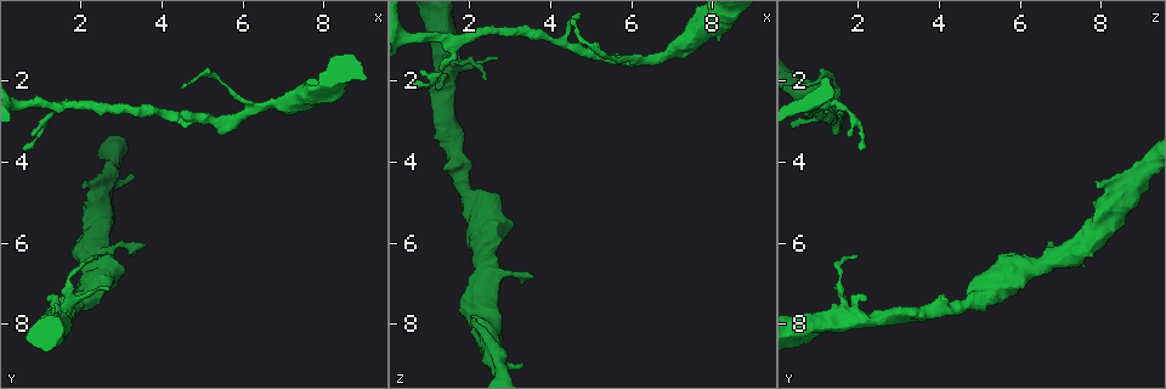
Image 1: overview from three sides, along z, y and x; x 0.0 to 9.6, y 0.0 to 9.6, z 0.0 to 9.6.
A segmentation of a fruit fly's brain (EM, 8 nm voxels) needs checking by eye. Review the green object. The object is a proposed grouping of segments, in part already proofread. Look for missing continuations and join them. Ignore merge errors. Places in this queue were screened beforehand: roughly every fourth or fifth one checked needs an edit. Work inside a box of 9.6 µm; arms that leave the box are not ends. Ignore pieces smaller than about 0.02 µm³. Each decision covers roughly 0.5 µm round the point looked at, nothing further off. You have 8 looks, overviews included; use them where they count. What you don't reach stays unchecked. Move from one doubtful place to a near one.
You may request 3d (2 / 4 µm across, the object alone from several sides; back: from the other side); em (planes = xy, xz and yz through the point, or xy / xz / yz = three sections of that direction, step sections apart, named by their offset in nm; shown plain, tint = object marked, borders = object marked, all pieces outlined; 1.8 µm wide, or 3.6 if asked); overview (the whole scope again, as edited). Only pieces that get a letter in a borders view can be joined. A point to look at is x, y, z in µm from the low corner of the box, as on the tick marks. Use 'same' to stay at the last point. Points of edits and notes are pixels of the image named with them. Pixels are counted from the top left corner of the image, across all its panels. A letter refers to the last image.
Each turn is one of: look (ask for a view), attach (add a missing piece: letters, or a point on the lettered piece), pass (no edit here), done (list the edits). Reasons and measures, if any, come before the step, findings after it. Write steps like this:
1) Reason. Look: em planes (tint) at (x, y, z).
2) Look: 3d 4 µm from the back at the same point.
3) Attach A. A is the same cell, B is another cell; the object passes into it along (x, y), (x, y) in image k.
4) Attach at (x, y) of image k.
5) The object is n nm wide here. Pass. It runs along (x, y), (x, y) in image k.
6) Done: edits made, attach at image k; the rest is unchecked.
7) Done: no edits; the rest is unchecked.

Tapers out. Look: 3d 2 µm at (0.80, 3.40, 1.70).

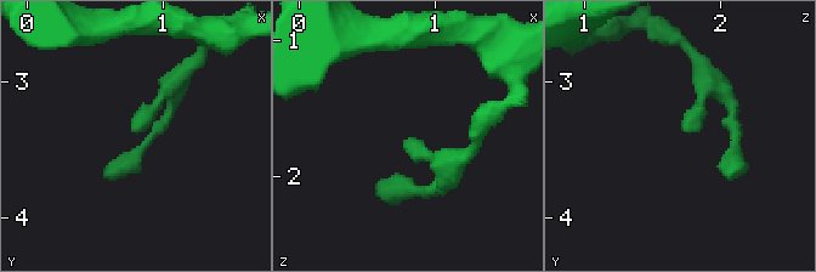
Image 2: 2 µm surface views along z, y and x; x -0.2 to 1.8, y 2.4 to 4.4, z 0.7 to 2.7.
Look: em planes (tint) at (0.80, 3.40, 1.76).

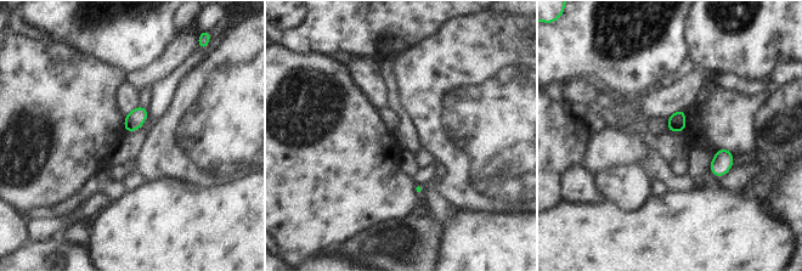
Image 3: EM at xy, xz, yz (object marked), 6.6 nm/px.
Look: em planes (borders) at the same point.

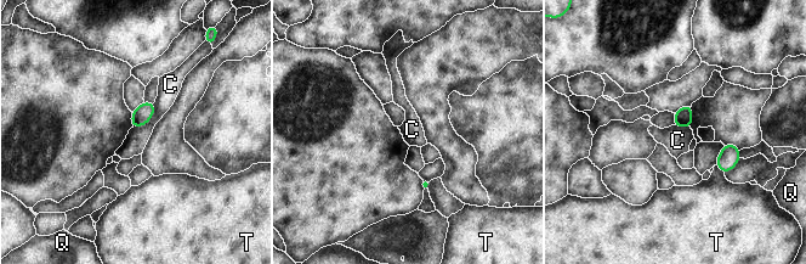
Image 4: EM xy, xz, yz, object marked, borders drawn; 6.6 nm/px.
The object is 130 nm wide here. Pass. C, Q and T are other cells; a border runs along (154, 102), (152, 118), (132, 128) in image 4; no lettered piece goes on from it.

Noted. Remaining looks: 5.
An open end. Look: 3d 2 µm from the back at (2.35, 6.25, 2.00).

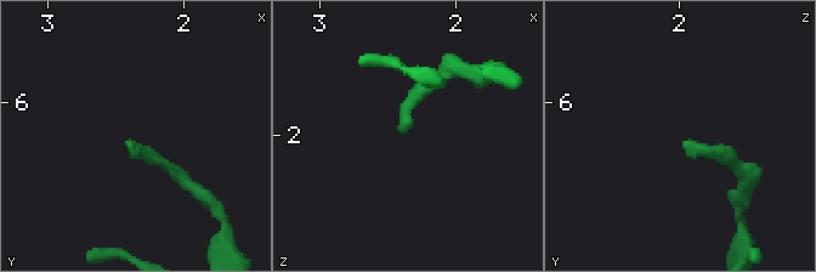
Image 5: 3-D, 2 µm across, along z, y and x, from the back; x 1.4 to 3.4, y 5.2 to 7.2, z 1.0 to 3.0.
Need the tissue. Look: em planes (plain) at (2.38, 6.32, 1.98).

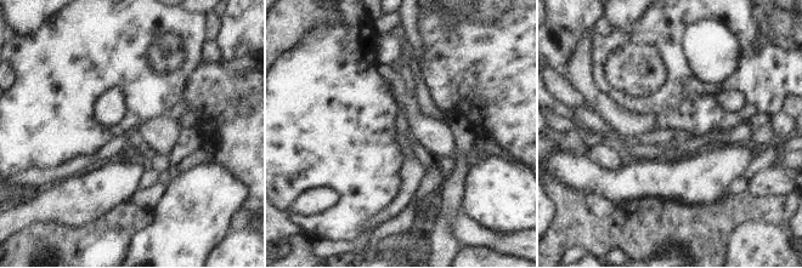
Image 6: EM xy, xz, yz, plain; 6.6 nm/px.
What lies round it. Look: em planes (borders) at the same point.

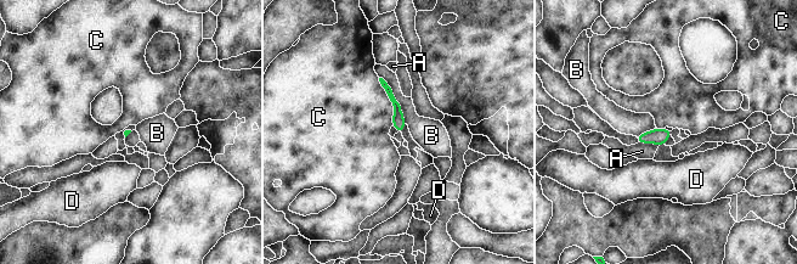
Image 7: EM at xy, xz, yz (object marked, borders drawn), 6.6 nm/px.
Pass. A, B, C and D are other cells; a border runs along (378, 78), (393, 106), (391, 125) in image 7; no lettered piece goes on from it.

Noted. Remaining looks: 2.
Look: em yz step 8 (borders) at (2.05, 4.55, 7.85).

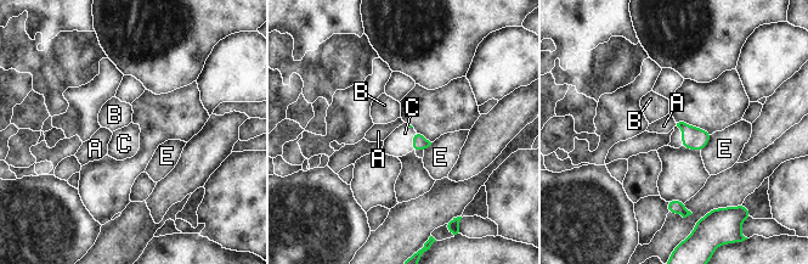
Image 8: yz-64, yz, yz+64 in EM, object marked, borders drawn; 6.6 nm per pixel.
Another direction. Look: em planes (borders) at the same point.

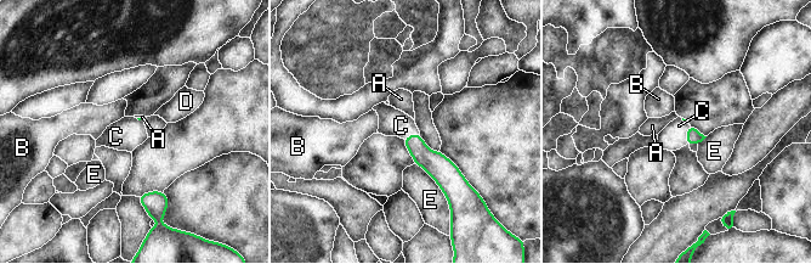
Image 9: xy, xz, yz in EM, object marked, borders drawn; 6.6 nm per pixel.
Attach C. C is the same cell, A, B, D and E are other cells; the object passes into it along (693, 136), (686, 135), (673, 136) in image 9; it goes on there.

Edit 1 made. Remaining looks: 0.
Done: edits made, attach at image 9; the rest is unchecked.

